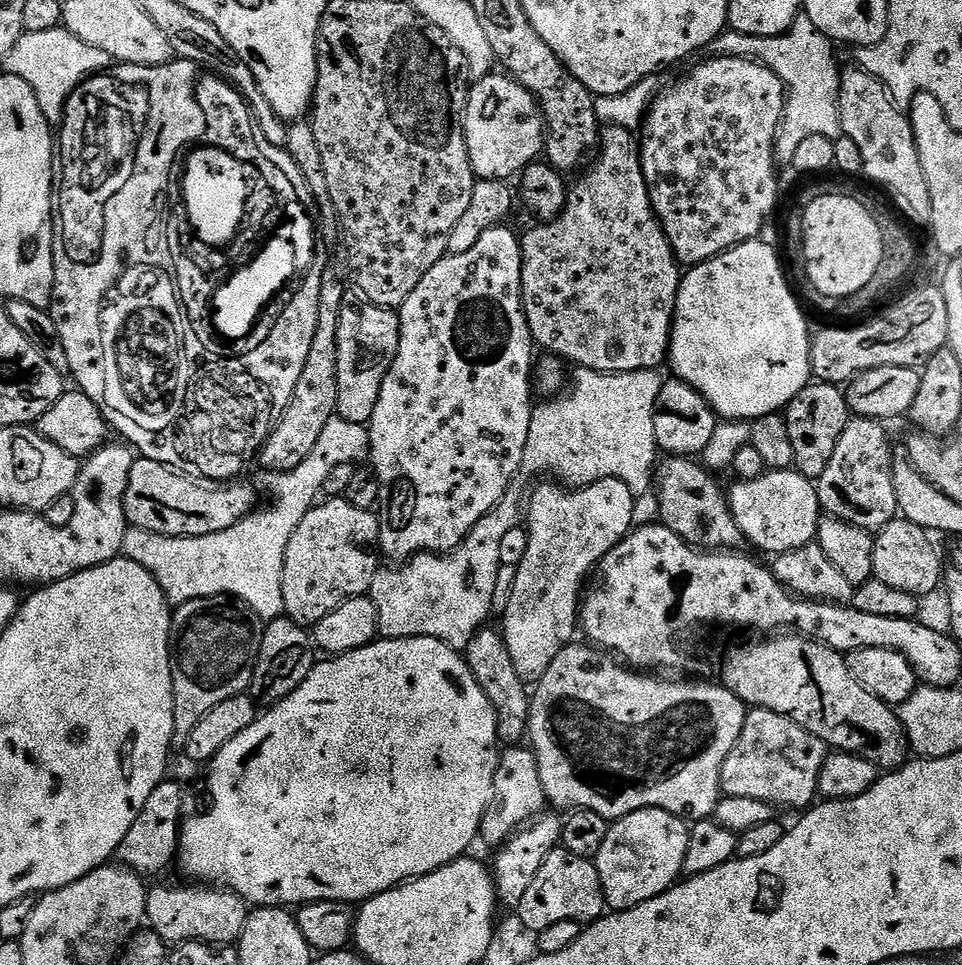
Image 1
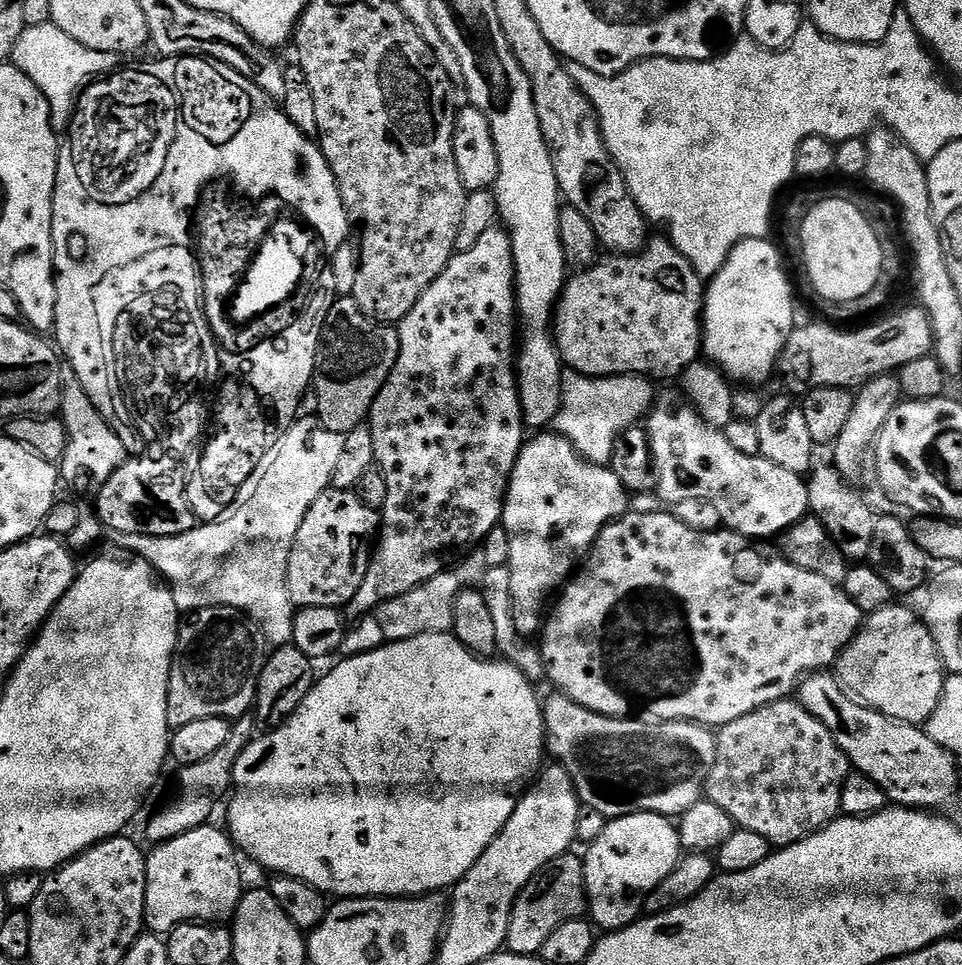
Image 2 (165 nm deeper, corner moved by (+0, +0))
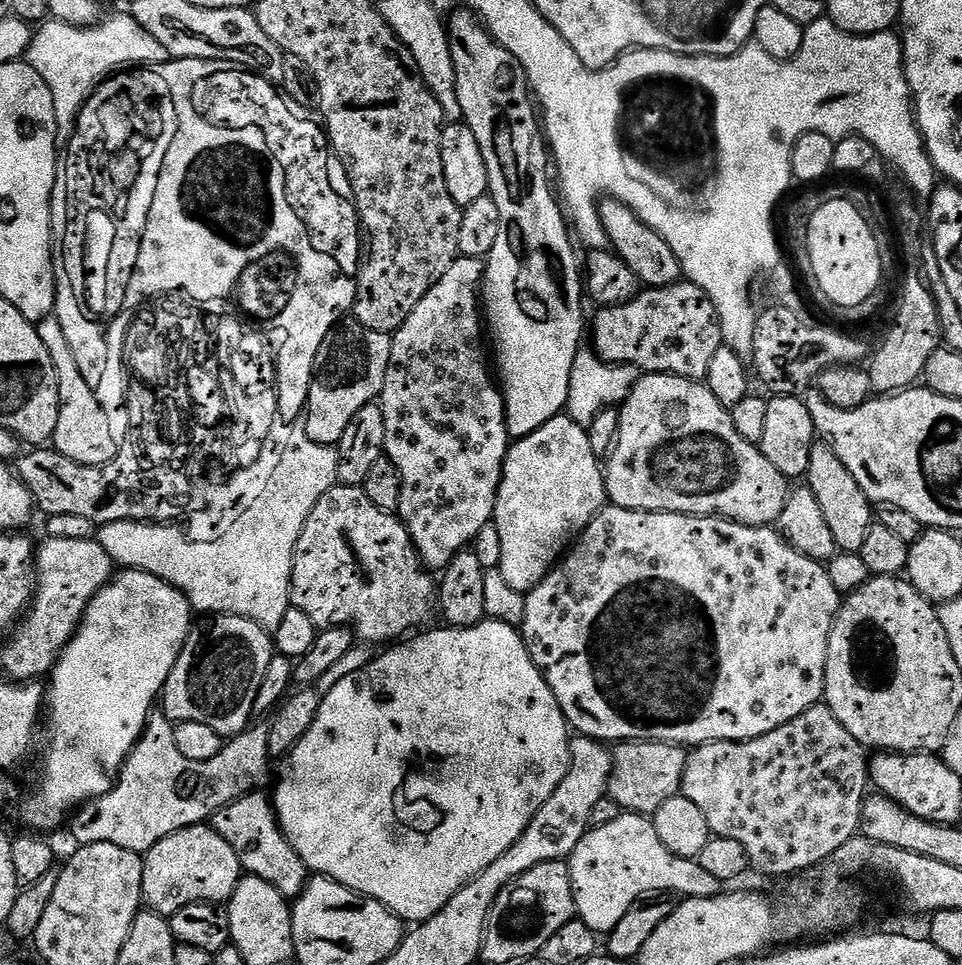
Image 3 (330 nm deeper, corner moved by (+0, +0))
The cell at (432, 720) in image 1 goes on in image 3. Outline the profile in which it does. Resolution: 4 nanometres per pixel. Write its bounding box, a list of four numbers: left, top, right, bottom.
[274,618,572,922]

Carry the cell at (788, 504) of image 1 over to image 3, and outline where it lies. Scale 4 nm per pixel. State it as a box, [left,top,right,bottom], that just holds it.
[602,374,789,528]

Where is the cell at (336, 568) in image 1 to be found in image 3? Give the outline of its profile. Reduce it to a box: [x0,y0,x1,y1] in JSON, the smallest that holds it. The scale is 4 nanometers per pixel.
[290,484,438,645]

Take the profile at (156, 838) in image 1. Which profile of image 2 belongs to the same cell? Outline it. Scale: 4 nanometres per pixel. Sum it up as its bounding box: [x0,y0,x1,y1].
[148,714,258,845]

